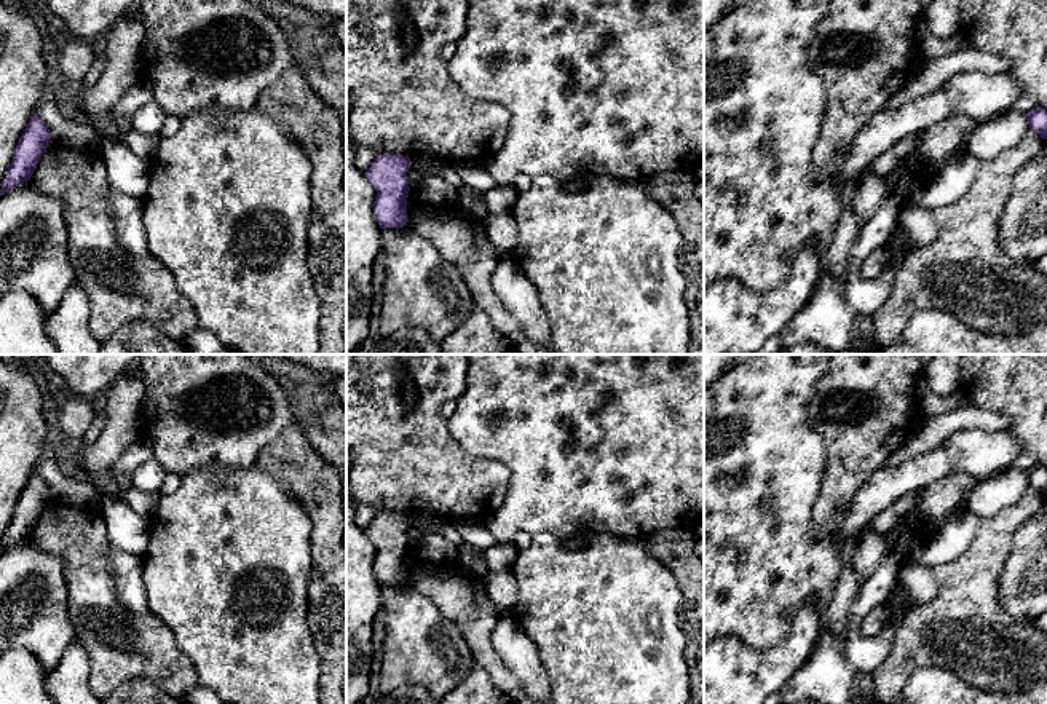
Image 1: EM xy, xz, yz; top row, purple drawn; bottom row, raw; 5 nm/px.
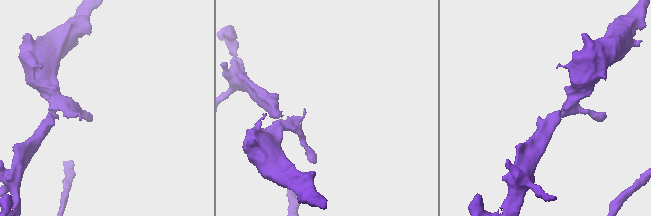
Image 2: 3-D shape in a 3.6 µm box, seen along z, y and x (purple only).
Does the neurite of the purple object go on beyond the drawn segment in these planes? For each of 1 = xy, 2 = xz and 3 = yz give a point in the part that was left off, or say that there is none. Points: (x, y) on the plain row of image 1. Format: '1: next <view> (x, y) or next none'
1: next none
2: next xz (409, 583)
3: next none

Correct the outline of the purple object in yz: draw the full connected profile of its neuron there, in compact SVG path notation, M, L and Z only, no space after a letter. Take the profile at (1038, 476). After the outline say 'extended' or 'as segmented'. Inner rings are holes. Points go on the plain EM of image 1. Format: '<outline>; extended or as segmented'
M1036 466L1026 471L1029 485L1036 488L1042 496L1047 496L1047 468Z; as segmented

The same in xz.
M399 511L377 512L365 535L373 543L377 554L373 572L380 586L413 587L412 570L407 564L409 540L407 530L410 516Z; extended

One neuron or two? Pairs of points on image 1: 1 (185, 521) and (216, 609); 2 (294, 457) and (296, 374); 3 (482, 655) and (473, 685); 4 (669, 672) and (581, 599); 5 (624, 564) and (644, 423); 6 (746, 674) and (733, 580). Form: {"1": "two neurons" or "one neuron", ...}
{"1": "one neuron", "2": "two neurons", "3": "two neurons", "4": "one neuron", "5": "two neurons", "6": "two neurons"}

